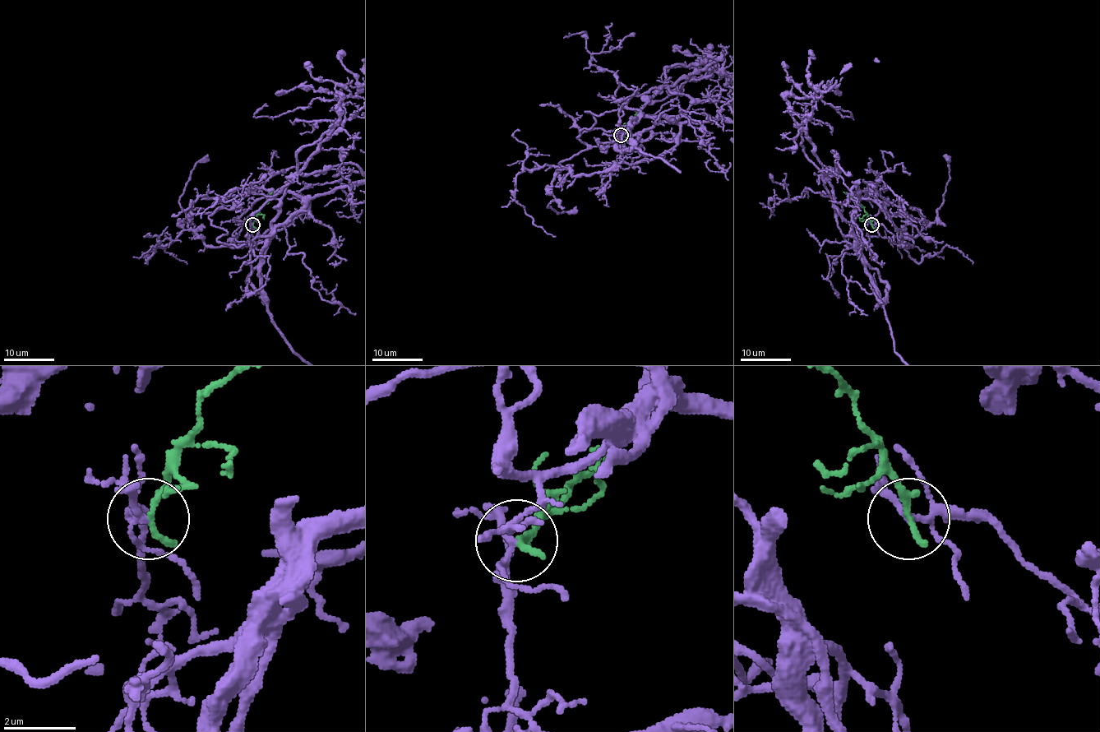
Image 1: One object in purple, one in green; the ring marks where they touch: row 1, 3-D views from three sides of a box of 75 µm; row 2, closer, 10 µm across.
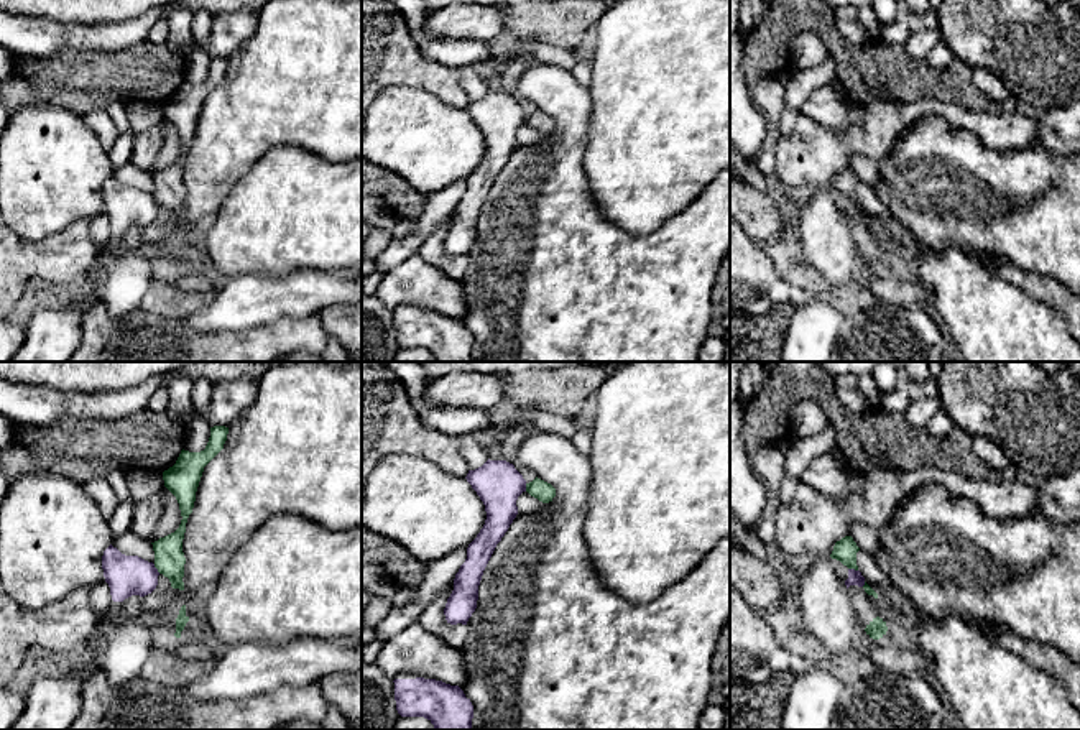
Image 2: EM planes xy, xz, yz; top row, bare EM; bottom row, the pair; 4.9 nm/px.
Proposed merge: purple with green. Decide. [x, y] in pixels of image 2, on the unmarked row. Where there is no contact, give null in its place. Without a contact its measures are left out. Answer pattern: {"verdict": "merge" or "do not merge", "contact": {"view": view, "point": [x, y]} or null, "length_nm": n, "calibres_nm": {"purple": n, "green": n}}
{"verdict": "do not merge", "contact": {"view": "xy", "point": [156, 201]}, "length_nm": 60, "calibres_nm": {"purple": 200, "green": 150}}

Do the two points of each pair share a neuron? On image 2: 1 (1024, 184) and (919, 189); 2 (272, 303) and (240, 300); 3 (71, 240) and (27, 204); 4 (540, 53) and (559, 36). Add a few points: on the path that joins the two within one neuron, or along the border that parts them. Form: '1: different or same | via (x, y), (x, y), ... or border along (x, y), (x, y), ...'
1: same | via (998, 194), (959, 194), (946, 189)
2: same | via (263, 300), (249, 300)
3: different | border along (91, 219), (78, 219), (36, 240), (22, 239)
4: different | border along (525, 46), (535, 41), (546, 41), (576, 51)

